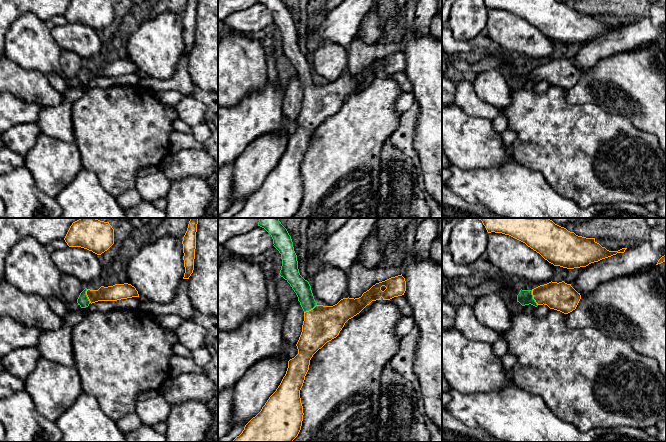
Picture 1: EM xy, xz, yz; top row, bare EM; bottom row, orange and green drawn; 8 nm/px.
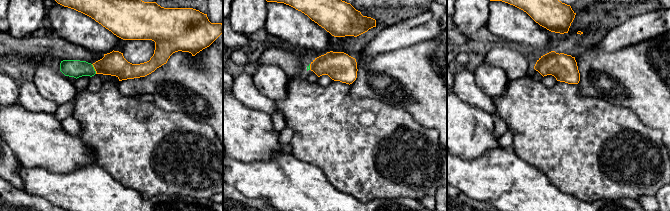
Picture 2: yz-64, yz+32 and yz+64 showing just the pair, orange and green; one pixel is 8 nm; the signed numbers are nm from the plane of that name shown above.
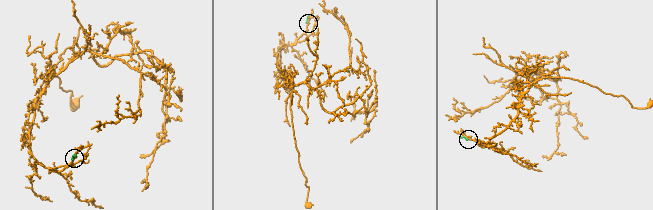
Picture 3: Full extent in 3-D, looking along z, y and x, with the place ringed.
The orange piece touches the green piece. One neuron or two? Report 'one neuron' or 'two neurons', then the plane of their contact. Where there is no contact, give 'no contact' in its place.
one neuron; contact in yz

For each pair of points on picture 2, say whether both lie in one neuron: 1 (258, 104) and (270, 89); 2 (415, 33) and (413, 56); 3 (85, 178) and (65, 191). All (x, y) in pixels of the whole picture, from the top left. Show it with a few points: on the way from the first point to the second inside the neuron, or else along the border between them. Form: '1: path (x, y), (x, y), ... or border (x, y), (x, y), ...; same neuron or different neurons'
1: border (251, 76), (253, 84), (264, 95), (273, 100); different neurons
2: border (436, 35), (430, 39), (391, 50); different neurons
3: path (80, 183), (73, 190), (70, 190); same neuron

